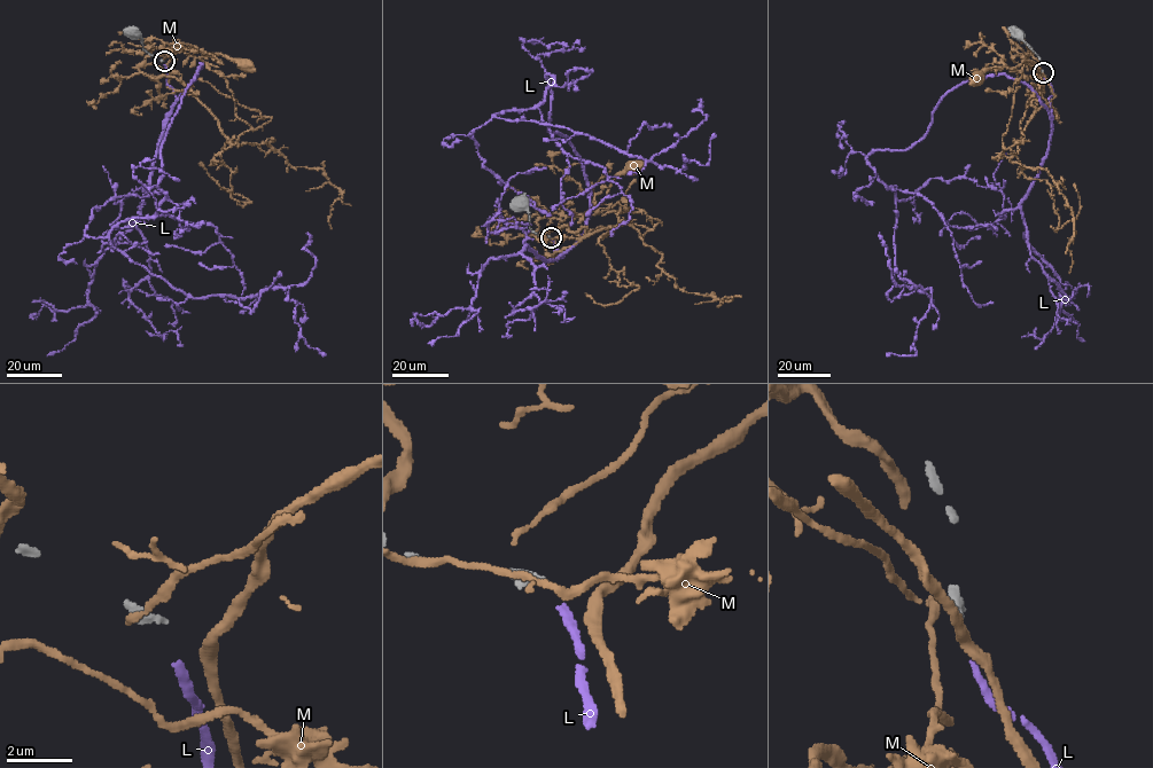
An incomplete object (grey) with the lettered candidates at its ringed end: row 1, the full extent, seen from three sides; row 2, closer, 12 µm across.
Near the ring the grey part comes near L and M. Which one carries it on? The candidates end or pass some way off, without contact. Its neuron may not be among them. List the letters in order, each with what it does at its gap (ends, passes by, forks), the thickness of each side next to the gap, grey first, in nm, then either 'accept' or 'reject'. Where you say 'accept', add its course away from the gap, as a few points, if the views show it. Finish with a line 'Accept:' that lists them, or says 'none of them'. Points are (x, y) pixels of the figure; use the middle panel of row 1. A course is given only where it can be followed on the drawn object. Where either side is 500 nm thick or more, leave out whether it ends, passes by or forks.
L: it ends there; 240 nm thick on the grey side, 240 nm on the other; accept; it runs (552, 240), (576, 242), (591, 190), (546, 75), (542, 102), (495, 117), (679, 170), (714, 134)
M: it passes by; 240 nm thick on the grey side, 340 nm on the other; reject
Accept: L

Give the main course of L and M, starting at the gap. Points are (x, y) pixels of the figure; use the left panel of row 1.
L: (164, 64), (171, 106), (202, 64), (161, 151), (165, 197), (109, 243), (195, 298), (280, 285), (324, 355)
M: (168, 62), (176, 52), (193, 46), (243, 63)

